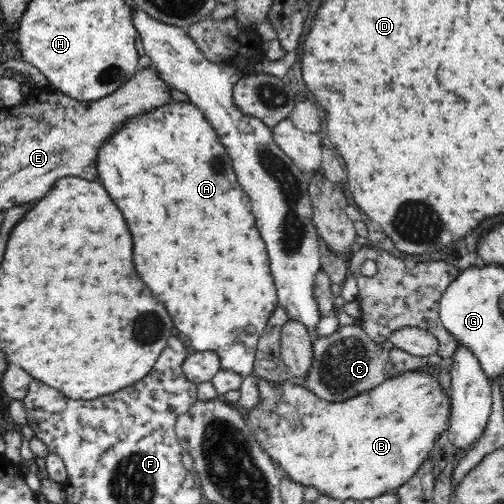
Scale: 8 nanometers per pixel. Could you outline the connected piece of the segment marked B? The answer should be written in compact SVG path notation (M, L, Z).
M418 369L408 372L403 372L399 376L388 376L384 382L378 386L372 387L370 390L364 391L359 395L350 397L340 402L328 402L318 398L311 390L304 388L300 382L289 379L282 386L271 386L267 382L260 379L259 389L261 390L261 401L259 405L252 410L249 410L247 422L250 424L256 439L260 441L262 447L272 460L283 472L288 473L288 477L300 485L314 485L318 492L328 494L332 498L340 498L345 501L347 498L363 499L376 498L381 494L386 494L390 491L396 491L400 486L409 482L416 474L416 471L424 464L427 458L431 455L438 438L448 431L450 426L450 414L452 414L452 405L450 405L450 390L444 389L440 383L436 372L427 372L426 370Z

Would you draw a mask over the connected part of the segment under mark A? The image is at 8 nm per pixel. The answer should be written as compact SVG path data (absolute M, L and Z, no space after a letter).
M170 100L143 113L128 117L127 121L124 121L111 134L111 137L108 137L107 141L100 145L95 165L98 176L100 176L102 184L106 186L110 198L116 202L116 206L122 210L122 214L124 214L124 218L128 222L132 242L134 242L134 264L136 264L138 274L150 286L156 300L162 302L168 308L168 312L170 312L170 316L174 320L174 326L188 338L188 342L190 342L189 350L192 352L212 350L220 355L222 369L234 370L242 376L253 372L257 344L267 325L267 320L279 303L277 287L271 274L265 243L258 228L254 226L254 216L252 216L252 210L250 210L250 204L248 204L248 196L242 190L242 186L238 184L238 180L236 180L232 157L228 155L228 151L220 141L214 125L208 121L208 117L204 116L204 111L192 101Z

